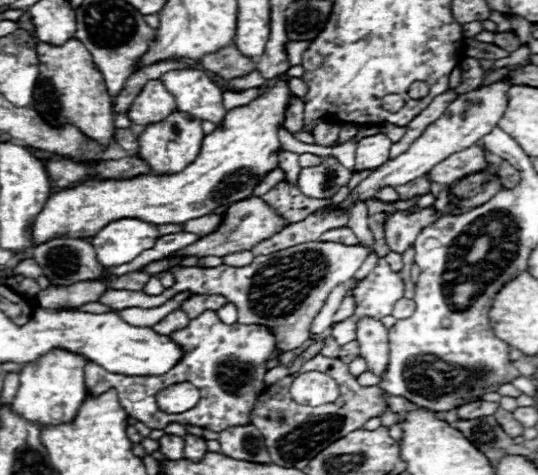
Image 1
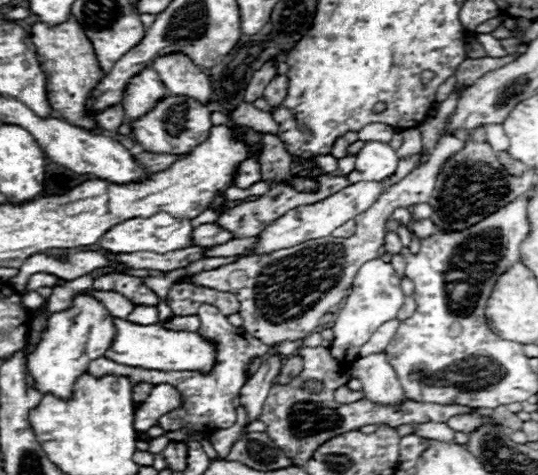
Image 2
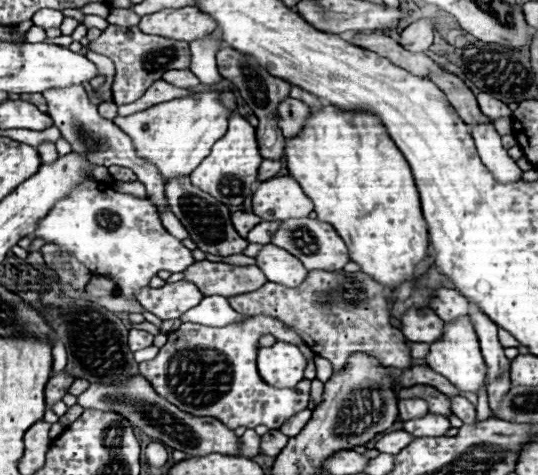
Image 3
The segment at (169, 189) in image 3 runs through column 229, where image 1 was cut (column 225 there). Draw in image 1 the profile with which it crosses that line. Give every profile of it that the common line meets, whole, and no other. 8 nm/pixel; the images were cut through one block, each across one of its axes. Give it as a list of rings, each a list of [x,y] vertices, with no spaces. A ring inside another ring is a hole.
[[[252,196],[246,200],[240,200],[238,204],[226,206],[222,212],[222,224],[218,226],[218,232],[212,232],[214,236],[204,236],[196,244],[192,244],[190,256],[196,256],[196,248],[202,248],[202,256],[226,256],[226,254],[234,254],[234,252],[252,250],[256,244],[272,238],[286,226],[290,226],[290,224],[286,220],[282,220],[282,216],[278,216],[278,212],[274,212],[274,208],[270,208],[262,198]]]

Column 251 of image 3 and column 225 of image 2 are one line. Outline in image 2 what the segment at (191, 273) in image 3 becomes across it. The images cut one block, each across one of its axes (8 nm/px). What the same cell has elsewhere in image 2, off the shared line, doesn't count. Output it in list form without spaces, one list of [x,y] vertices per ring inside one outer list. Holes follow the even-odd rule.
[[[444,136],[424,166],[416,168],[410,176],[406,176],[406,180],[394,184],[394,188],[388,188],[388,192],[382,192],[378,202],[362,212],[362,216],[356,216],[356,234],[346,240],[334,240],[334,236],[326,236],[326,240],[308,240],[306,244],[270,254],[244,256],[234,264],[200,272],[188,282],[212,290],[232,292],[240,302],[238,314],[242,316],[242,328],[252,332],[252,336],[260,338],[264,344],[278,346],[282,342],[302,340],[316,330],[320,318],[330,312],[332,306],[340,304],[348,296],[348,290],[360,266],[378,256],[378,248],[384,244],[386,236],[386,218],[392,216],[398,206],[406,208],[410,204],[428,202],[434,192],[440,168],[452,154],[460,152],[462,148],[462,140]]]

